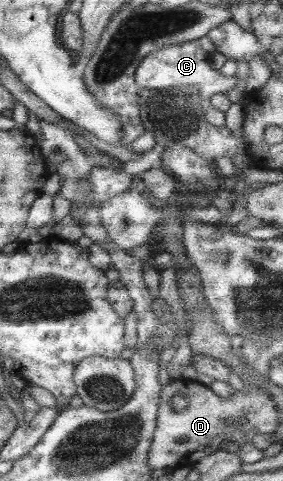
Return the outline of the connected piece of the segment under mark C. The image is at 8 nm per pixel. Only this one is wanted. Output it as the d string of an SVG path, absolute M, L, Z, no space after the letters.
M196 41L185 42L176 47L157 48L145 55L134 72L134 83L139 89L166 90L166 88L177 87L183 90L187 96L191 96L191 104L197 108L202 105L203 119L215 128L224 126L224 113L213 108L210 98L214 94L224 94L237 84L241 84L235 75L225 77L211 68L212 55L199 48Z

